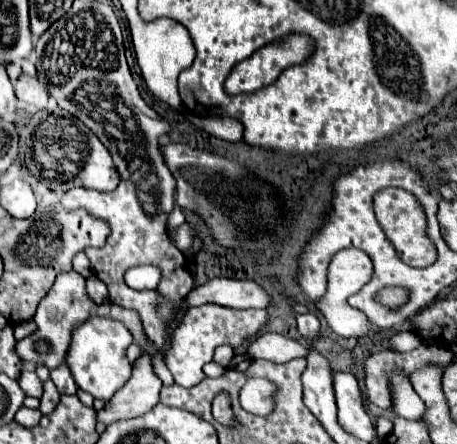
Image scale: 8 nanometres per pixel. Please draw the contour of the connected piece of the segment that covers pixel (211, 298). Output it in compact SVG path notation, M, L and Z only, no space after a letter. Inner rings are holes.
M210 279L206 285L192 289L188 305L222 305L230 309L265 309L270 303L267 291L250 279Z

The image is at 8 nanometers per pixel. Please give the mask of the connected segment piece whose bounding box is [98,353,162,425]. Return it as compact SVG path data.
M144 353L142 359L138 359L126 385L110 401L106 401L102 411L98 411L98 421L110 425L120 419L144 415L158 403L160 389L162 381L154 375L150 357Z

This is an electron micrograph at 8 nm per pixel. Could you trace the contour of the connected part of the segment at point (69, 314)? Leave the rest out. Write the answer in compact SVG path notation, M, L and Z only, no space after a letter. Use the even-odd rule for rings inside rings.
M68 271L56 277L56 283L52 285L50 293L40 301L38 311L34 315L34 321L38 325L38 333L18 341L16 351L24 361L34 361L34 363L44 363L48 369L58 367L60 363L64 363L66 357L66 349L70 343L70 331L74 329L76 323L84 323L90 317L90 311L94 307L94 303L88 299L86 295L86 285L84 285L84 277L78 275L76 271ZM38 343L48 343L48 353L40 355L36 345Z

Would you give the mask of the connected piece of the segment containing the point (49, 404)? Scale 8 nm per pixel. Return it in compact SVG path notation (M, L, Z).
M50 379L44 381L44 395L42 395L42 399L40 399L40 411L42 411L44 415L46 415L46 413L52 413L54 407L58 405L58 401L60 401L58 389L52 385Z

